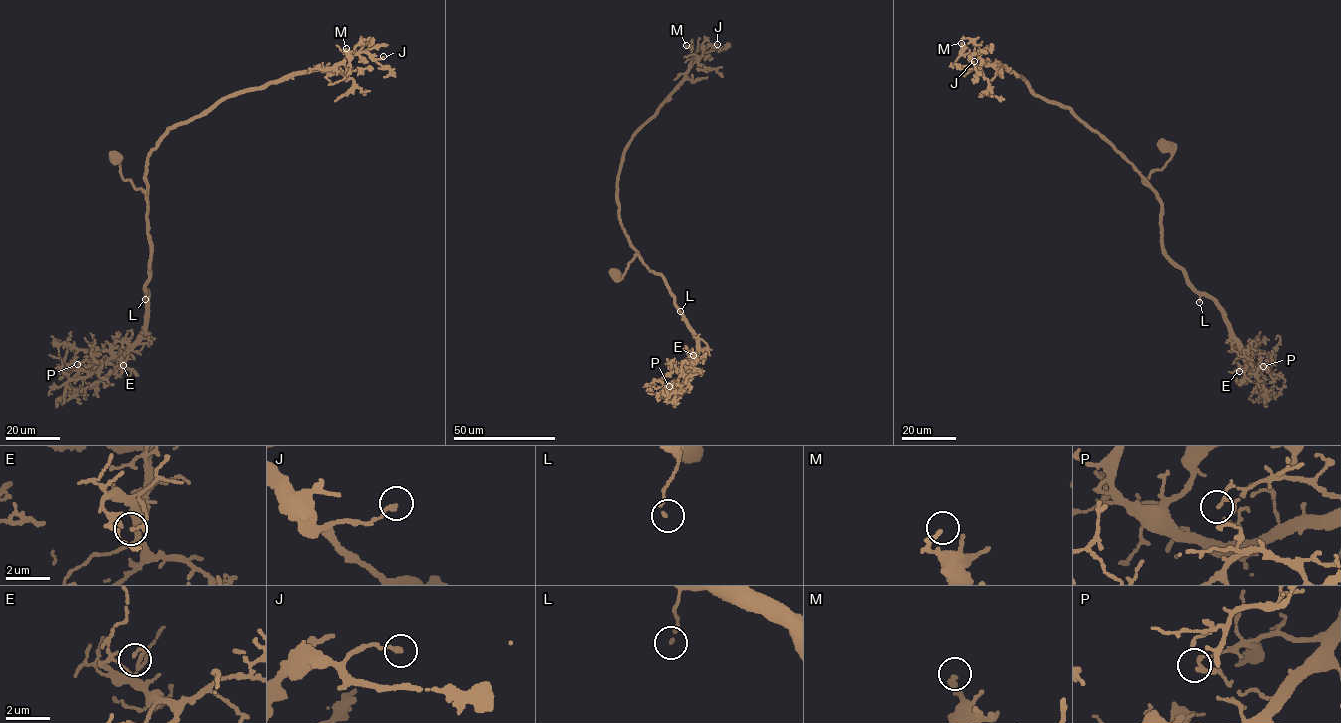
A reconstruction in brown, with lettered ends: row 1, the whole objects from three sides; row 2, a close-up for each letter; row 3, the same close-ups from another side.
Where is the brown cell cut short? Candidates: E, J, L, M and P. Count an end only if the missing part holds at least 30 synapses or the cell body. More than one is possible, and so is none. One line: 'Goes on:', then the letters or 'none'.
Goes on: none

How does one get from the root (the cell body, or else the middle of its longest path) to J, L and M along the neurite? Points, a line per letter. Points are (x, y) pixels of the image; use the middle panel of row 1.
J: (615, 272), (622, 278), (635, 256), (640, 259), (622, 226), (615, 194), (624, 153), (696, 58), (717, 44)
L: (615, 272), (622, 278), (628, 263), (637, 254), (648, 270), (663, 277), (680, 311)
M: (615, 272), (622, 278), (640, 259), (619, 212), (622, 160), (687, 72), (686, 45)

